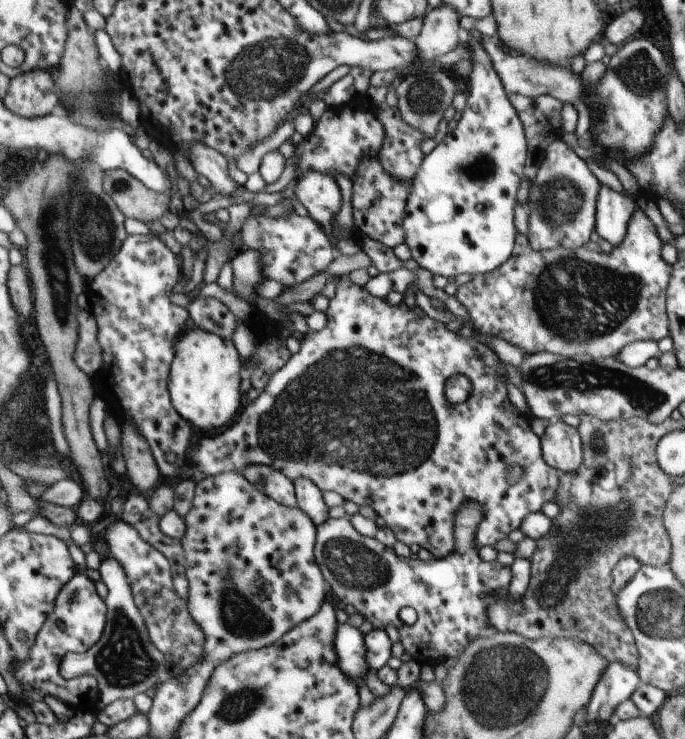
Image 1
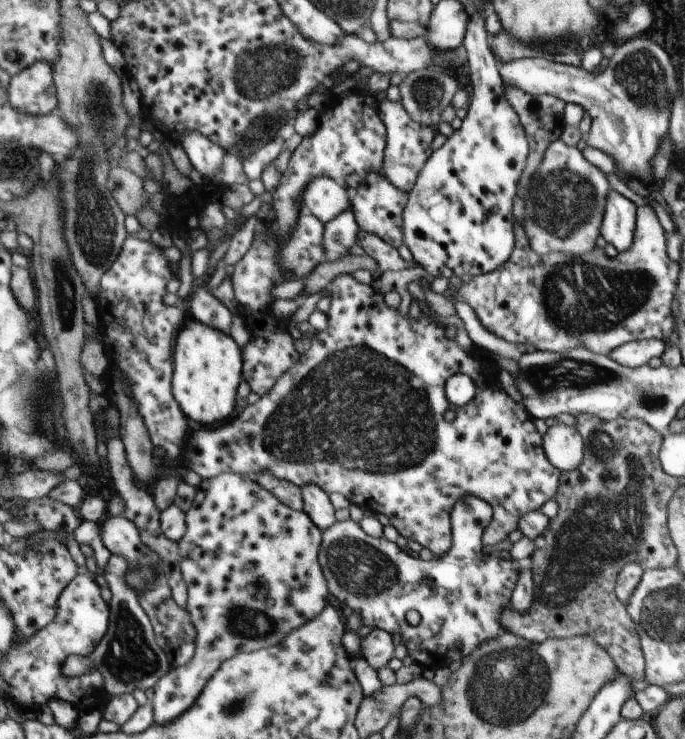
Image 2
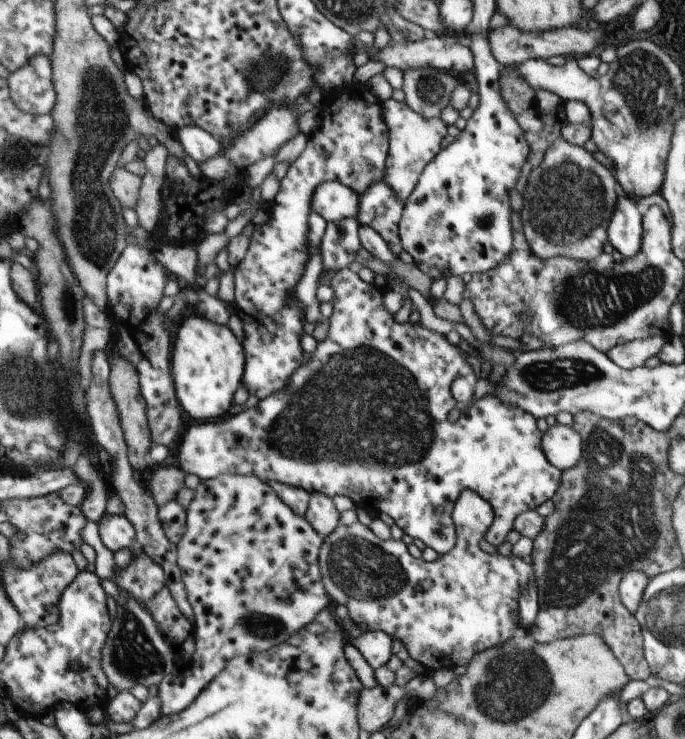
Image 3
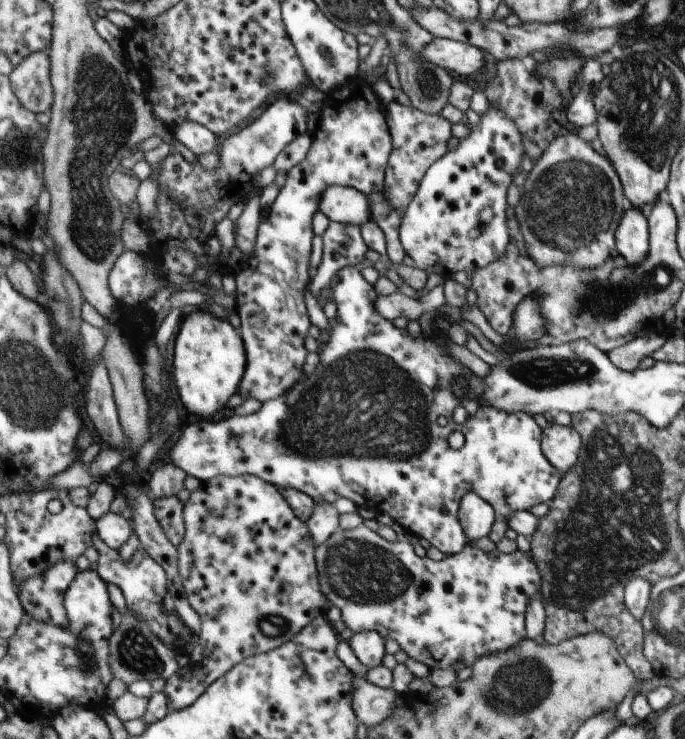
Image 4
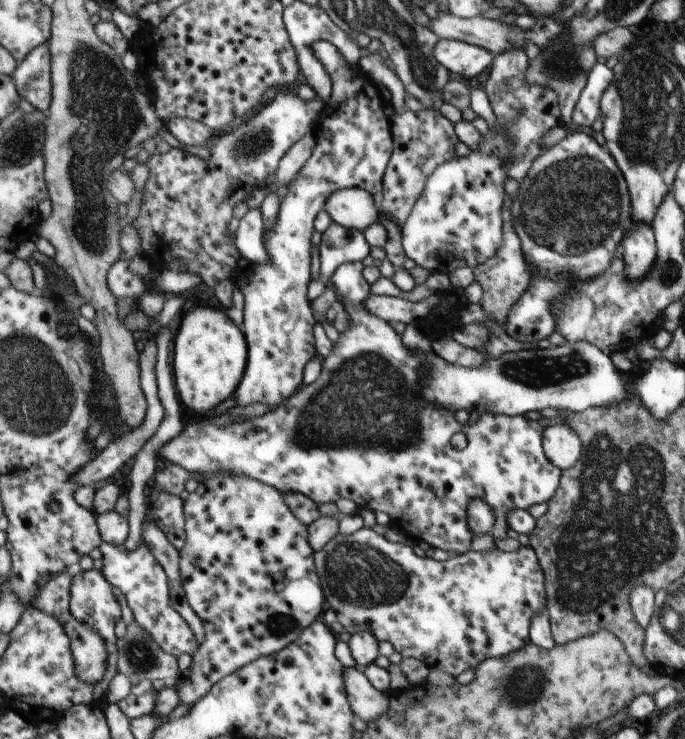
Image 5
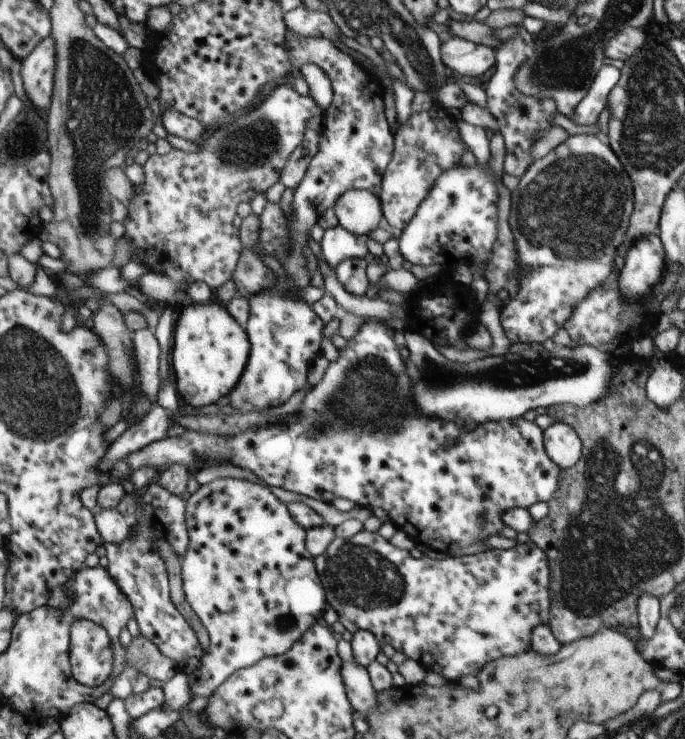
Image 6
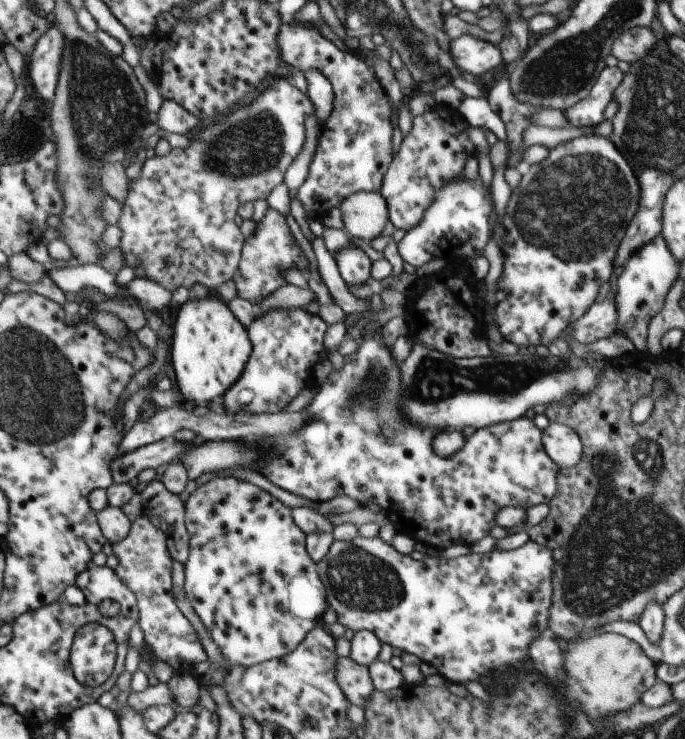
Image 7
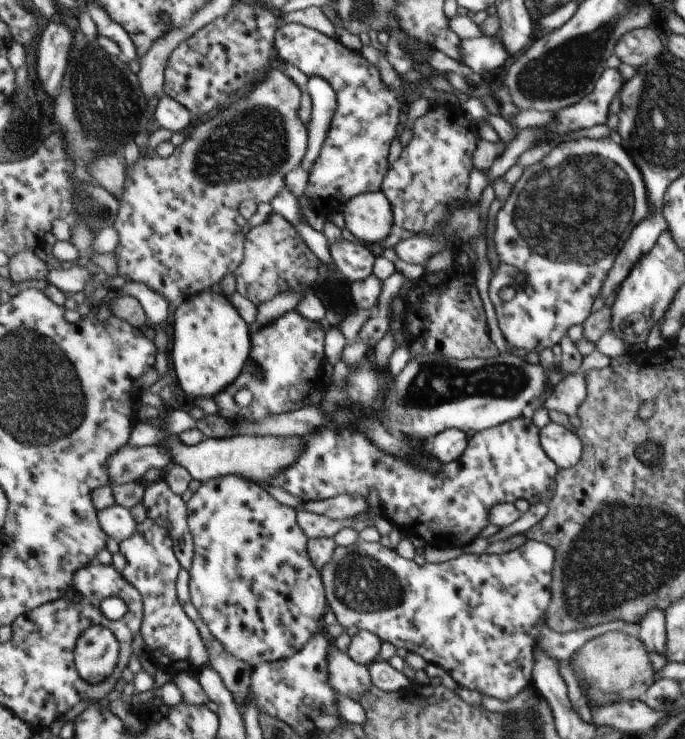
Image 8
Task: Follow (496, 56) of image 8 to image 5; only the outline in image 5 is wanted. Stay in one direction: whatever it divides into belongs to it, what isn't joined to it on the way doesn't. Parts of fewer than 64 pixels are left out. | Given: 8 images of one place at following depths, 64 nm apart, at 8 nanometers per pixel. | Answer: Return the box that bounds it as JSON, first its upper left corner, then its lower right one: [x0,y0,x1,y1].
[434,38,494,80]

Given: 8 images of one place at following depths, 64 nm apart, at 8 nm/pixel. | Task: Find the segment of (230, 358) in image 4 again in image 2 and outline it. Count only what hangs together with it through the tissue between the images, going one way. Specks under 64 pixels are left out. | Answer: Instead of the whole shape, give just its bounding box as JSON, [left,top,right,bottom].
[171,318,242,426]

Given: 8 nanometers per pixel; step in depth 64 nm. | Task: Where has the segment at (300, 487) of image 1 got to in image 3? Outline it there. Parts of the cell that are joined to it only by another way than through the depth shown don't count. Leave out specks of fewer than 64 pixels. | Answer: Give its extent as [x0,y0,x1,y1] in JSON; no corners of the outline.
[305,492,339,539]

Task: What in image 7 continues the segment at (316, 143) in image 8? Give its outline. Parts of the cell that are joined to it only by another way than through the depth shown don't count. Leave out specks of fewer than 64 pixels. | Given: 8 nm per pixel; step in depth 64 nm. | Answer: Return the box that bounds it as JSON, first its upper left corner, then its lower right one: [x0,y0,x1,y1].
[303,70,335,128]

